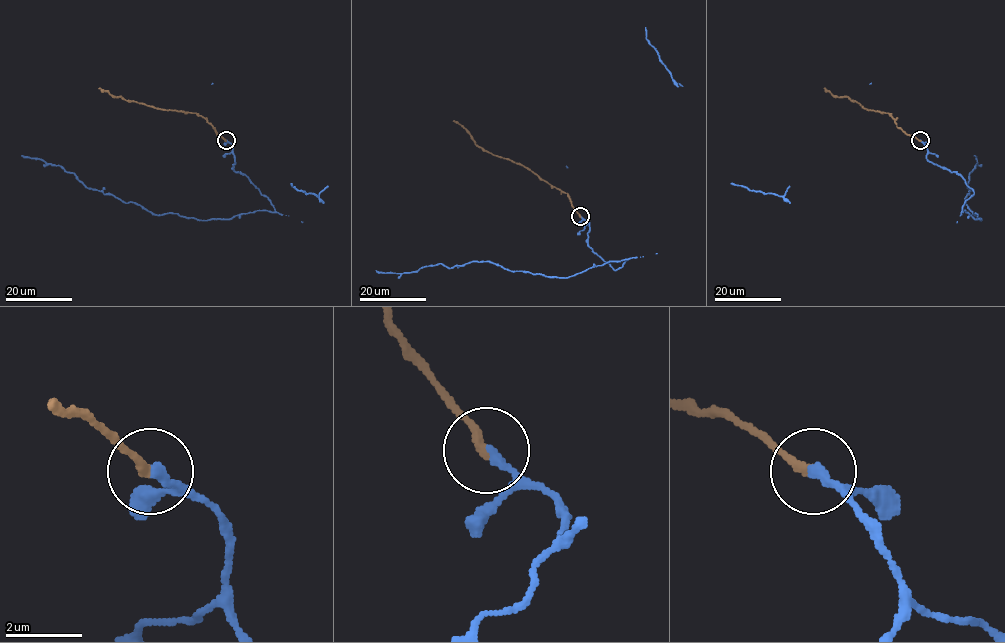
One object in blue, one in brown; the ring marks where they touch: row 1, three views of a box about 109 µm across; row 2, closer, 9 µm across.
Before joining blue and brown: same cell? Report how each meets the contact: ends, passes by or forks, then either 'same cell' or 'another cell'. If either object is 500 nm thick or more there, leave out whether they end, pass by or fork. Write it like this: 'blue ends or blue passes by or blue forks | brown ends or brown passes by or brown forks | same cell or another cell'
blue ends | brown ends | same cell

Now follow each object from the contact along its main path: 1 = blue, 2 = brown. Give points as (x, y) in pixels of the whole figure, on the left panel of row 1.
1: (225, 140), (233, 169), (274, 212), (206, 220), (155, 214), (89, 189), (59, 165), (21, 155)
2: (225, 140), (195, 113), (127, 101), (99, 88)

